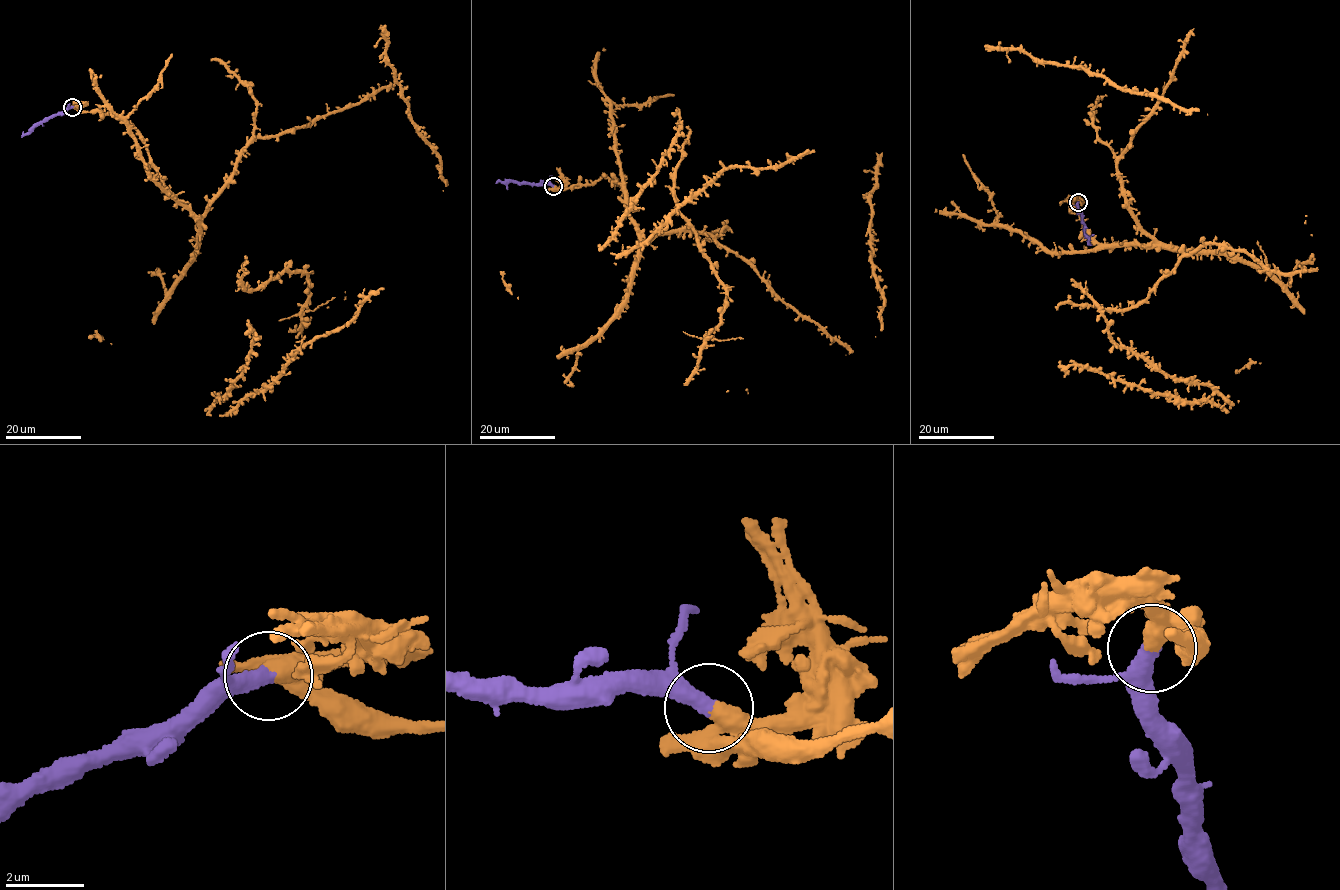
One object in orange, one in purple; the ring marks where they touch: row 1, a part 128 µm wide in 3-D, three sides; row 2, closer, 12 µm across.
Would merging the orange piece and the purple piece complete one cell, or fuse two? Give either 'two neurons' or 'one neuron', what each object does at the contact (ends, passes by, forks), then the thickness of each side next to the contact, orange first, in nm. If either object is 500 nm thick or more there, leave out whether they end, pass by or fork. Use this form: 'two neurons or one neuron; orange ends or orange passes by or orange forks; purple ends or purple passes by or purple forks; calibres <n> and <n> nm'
two neurons; calibres 550 and 420 nm

